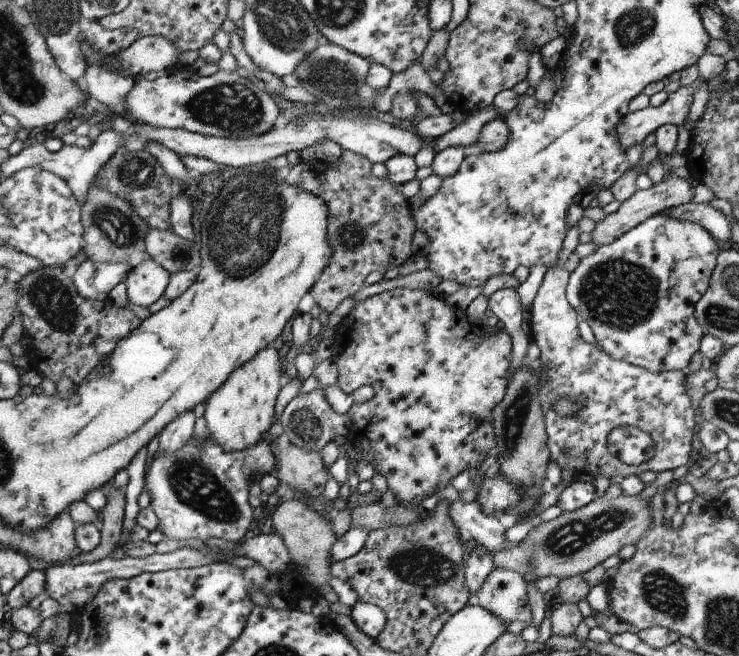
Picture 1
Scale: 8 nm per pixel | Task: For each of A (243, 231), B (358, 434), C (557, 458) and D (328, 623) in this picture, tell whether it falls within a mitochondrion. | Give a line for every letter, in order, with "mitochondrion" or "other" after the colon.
A: mitochondrion
B: other
C: other
D: other

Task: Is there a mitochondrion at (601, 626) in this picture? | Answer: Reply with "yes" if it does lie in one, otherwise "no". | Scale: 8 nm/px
no

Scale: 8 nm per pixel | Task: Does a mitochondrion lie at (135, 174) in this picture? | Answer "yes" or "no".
yes

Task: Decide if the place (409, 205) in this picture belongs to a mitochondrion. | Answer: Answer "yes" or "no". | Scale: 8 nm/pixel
no

